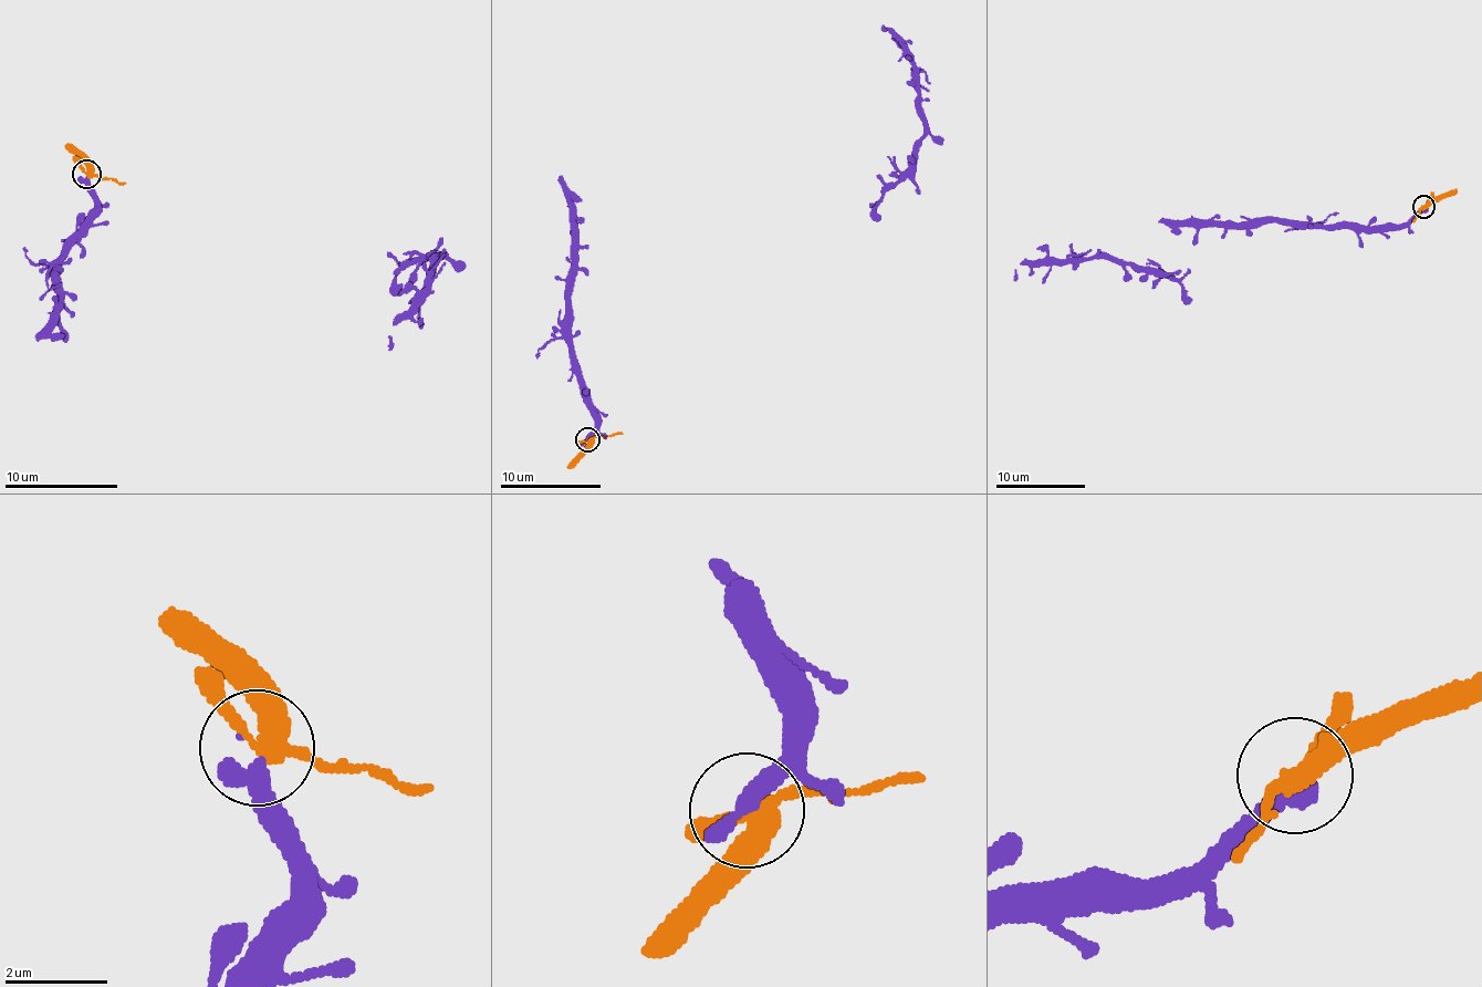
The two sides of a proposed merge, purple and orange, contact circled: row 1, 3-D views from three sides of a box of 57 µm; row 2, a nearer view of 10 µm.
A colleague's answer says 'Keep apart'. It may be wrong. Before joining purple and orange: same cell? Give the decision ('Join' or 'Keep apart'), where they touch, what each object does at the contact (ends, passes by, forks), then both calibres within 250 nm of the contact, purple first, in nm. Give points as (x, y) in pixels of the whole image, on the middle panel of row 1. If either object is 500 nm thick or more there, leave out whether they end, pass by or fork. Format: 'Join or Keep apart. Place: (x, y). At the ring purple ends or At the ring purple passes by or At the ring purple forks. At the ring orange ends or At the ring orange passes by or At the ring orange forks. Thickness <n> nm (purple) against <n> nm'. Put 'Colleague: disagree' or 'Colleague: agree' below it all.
Join. Place: (587, 439). At the ring purple passes by. At the ring orange forks. Thickness 300 nm (purple) against 320 nm
Colleague: disagree

